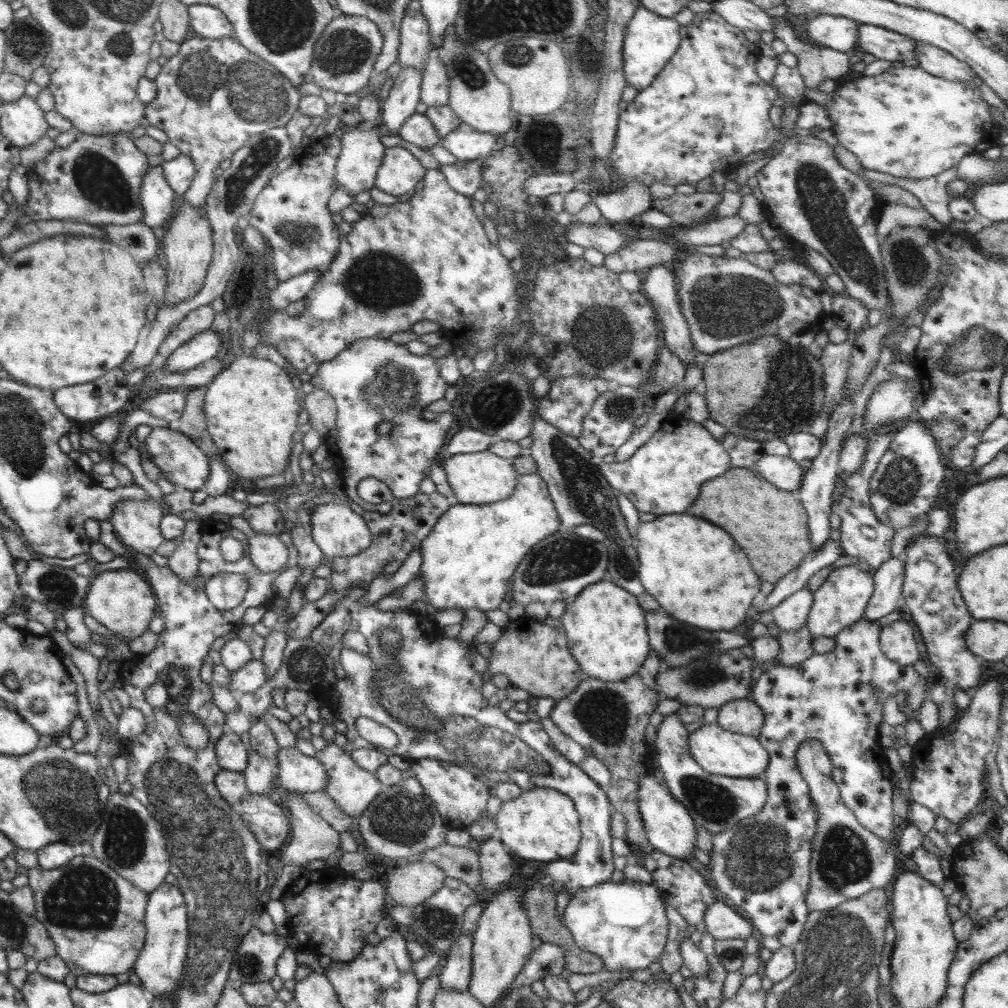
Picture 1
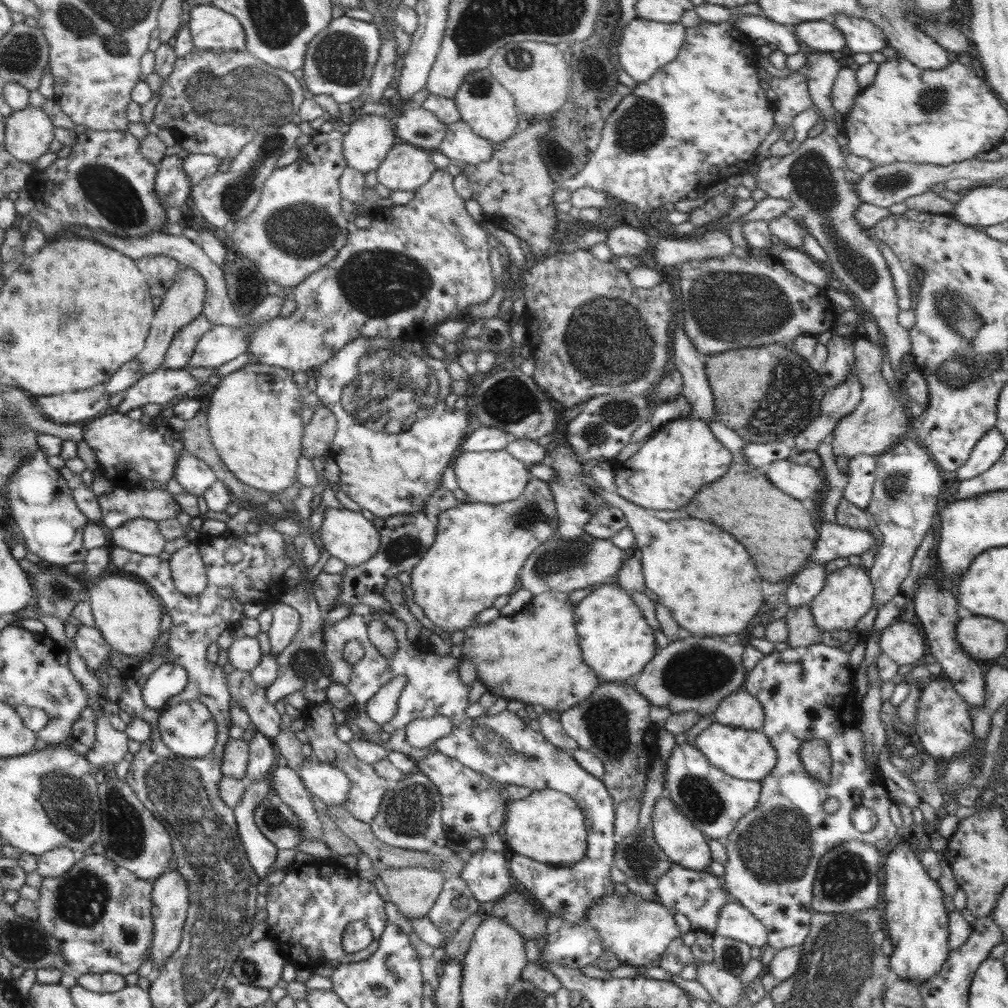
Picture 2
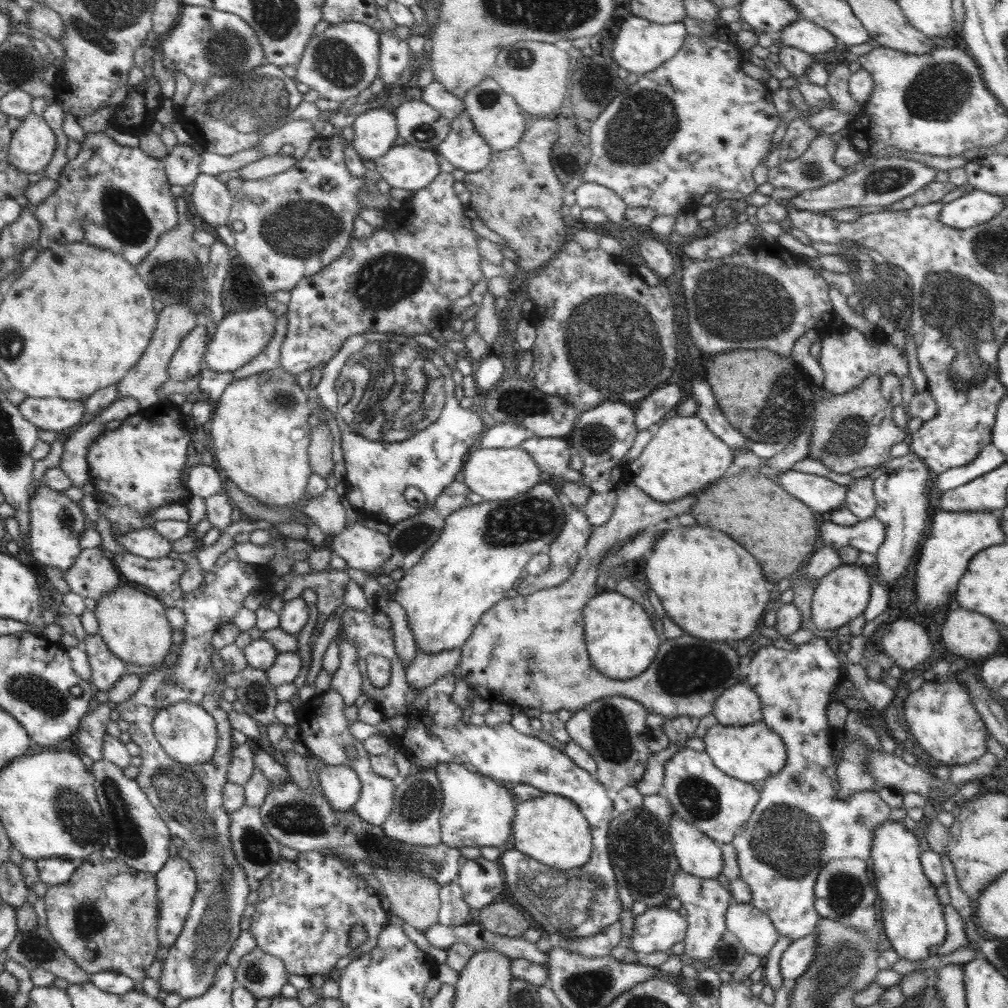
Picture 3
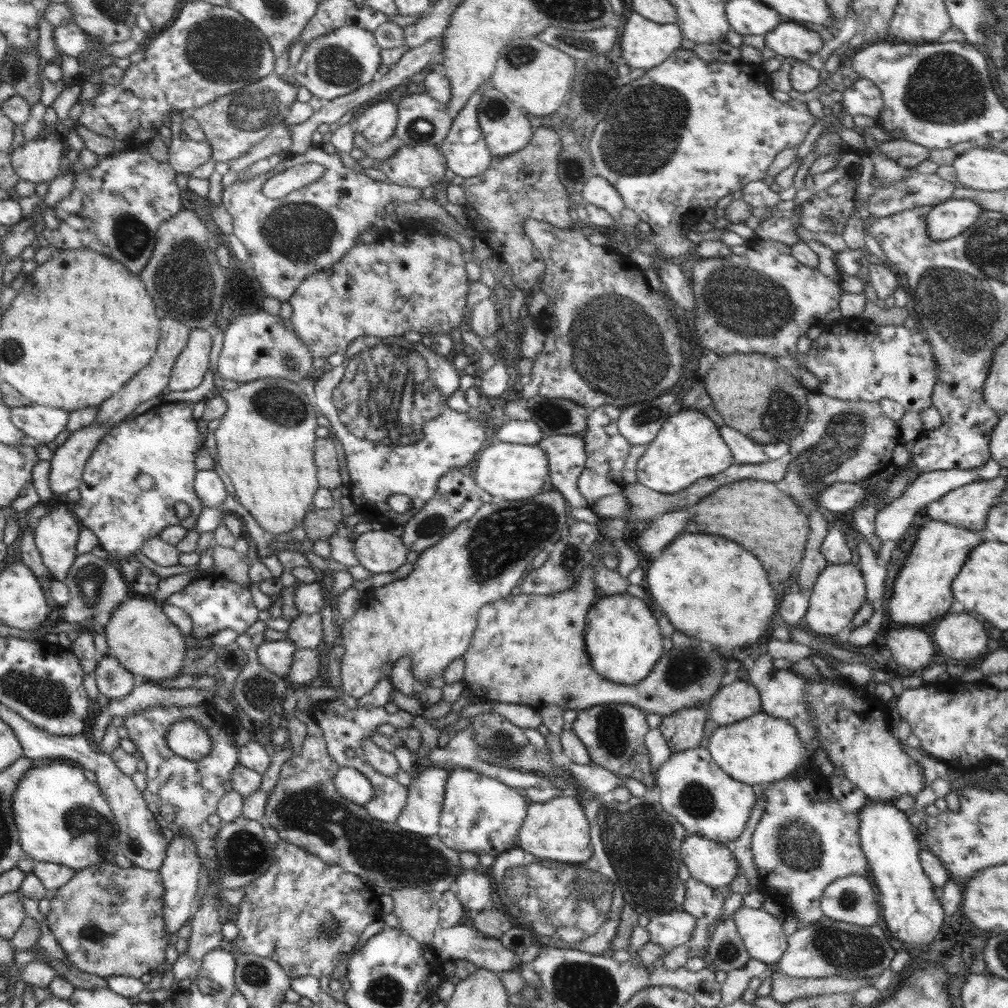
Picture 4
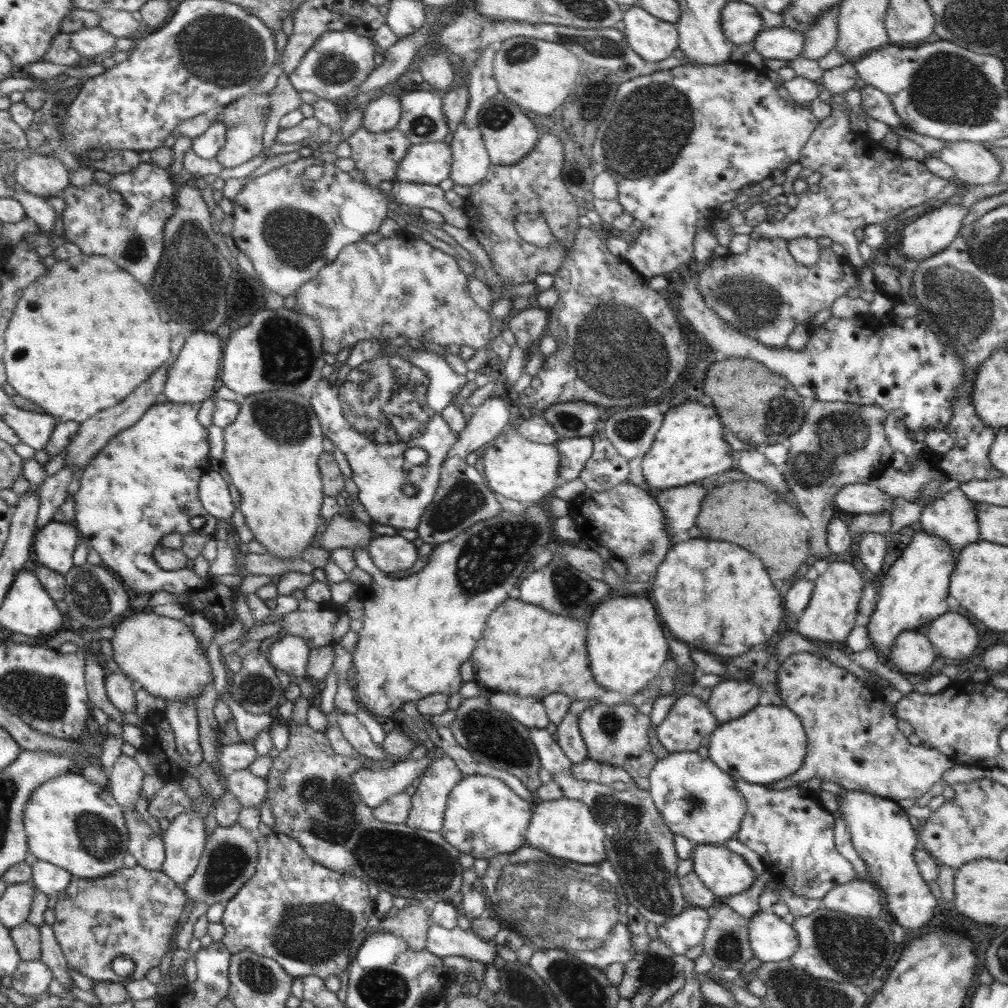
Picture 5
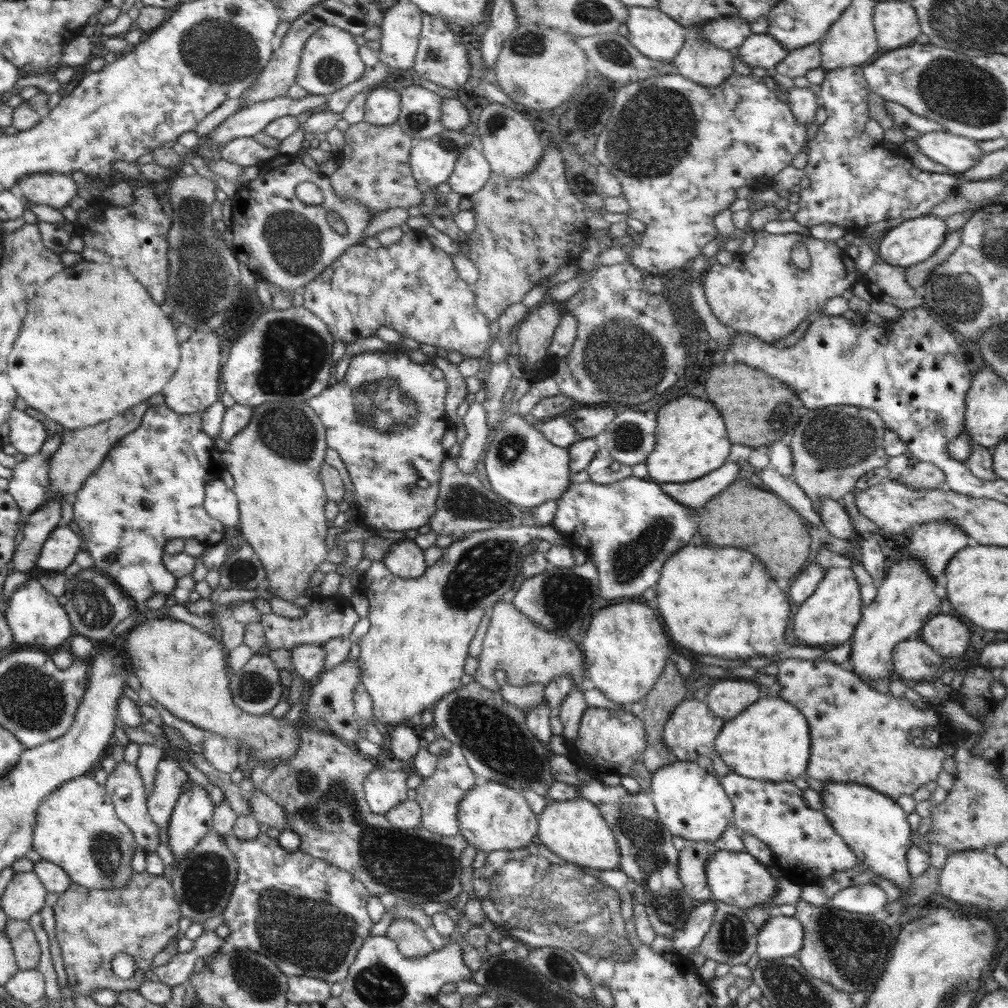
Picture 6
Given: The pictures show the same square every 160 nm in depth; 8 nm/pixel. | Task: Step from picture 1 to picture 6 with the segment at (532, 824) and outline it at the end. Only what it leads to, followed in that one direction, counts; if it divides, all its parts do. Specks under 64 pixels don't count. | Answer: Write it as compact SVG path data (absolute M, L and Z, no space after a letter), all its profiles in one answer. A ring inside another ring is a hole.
M580 796L545 806L538 821L536 841L560 858L583 868L600 868L600 872L620 868L620 849L606 819L592 802Z

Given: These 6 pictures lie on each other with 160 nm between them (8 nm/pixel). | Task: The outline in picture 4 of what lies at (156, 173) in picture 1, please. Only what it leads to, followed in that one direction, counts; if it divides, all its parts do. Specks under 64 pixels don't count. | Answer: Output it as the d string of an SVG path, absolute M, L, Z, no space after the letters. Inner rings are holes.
M176 111L170 113L170 130L172 131L172 143L169 146L167 162L174 170L175 175L188 175L205 162L212 159L211 144L207 140L202 142L194 140L182 140L181 120L183 116Z

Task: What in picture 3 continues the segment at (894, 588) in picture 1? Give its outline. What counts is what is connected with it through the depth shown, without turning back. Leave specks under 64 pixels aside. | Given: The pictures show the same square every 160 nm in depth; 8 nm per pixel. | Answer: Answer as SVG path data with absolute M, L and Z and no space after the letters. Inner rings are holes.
M911 450L905 456L886 459L882 465L873 467L867 473L873 478L873 494L876 498L877 508L874 509L874 518L883 522L885 526L885 539L879 546L876 555L874 570L884 580L884 584L894 584L903 576L912 562L918 542L924 537L926 520L928 520L928 490L932 488L933 474L922 462L922 459Z

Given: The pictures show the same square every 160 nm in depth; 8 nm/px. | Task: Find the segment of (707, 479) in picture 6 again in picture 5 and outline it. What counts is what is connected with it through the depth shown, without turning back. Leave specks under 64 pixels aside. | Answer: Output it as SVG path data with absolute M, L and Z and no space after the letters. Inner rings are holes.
M694 483L686 486L667 487L664 491L656 491L656 503L660 505L665 516L667 532L671 536L684 537L696 522L696 516L700 514L700 502L706 496L704 486L694 486Z

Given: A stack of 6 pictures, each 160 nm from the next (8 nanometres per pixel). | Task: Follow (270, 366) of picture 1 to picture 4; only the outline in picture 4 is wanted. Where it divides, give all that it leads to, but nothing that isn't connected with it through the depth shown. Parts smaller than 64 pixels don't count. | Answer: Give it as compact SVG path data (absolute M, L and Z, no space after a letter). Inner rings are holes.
M274 378L239 384L236 390L222 389L219 396L226 401L228 412L214 432L218 444L217 459L232 480L236 500L266 532L284 534L298 528L304 522L304 516L313 509L314 494L319 487L314 460L318 412L312 398L294 382Z

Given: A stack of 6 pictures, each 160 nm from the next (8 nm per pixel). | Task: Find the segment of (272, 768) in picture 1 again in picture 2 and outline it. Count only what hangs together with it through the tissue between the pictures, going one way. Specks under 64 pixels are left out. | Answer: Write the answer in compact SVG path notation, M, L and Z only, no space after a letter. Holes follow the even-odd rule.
M270 777L257 783L248 781L240 802L233 808L248 862L259 878L270 873L270 868L280 853L280 850L262 834L254 820L256 807L269 796L271 790Z

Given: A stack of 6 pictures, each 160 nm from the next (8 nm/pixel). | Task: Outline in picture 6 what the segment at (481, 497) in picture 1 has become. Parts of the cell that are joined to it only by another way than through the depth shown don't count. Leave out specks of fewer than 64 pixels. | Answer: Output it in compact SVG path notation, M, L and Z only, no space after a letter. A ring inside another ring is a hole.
M510 404L511 416L504 416L500 427L492 430L485 451L486 476L495 494L515 506L531 510L548 500L558 501L572 484L570 455L567 448L550 443L529 418L520 415L516 404Z

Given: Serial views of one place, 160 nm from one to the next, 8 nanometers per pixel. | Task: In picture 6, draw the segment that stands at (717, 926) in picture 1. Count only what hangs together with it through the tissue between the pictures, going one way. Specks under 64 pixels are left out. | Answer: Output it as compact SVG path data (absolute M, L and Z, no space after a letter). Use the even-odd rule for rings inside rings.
M790 916L770 917L759 929L756 951L761 959L794 957L802 948L804 929L796 918Z

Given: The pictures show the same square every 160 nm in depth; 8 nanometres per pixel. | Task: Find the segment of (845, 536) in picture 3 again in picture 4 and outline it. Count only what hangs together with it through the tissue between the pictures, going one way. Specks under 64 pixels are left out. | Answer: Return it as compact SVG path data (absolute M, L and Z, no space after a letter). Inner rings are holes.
M990 459L986 461L986 464L982 464L974 470L964 469L952 469L952 470L933 470L932 472L922 473L920 472L909 484L907 492L904 495L900 495L896 501L888 504L885 509L879 510L875 516L875 535L881 540L882 543L886 540L893 540L898 542L904 536L904 533L910 524L915 519L919 518L919 515L924 511L924 508L934 502L934 500L940 500L942 496L948 494L959 486L964 486L969 482L976 481L977 479L993 479L999 475L1001 466L994 460Z

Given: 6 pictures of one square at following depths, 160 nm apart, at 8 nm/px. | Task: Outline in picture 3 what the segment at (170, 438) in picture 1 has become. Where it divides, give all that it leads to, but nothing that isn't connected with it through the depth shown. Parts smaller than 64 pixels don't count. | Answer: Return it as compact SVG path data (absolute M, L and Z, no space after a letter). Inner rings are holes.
M196 465L189 467L186 483L192 496L199 496L205 500L224 491L224 476L216 466Z

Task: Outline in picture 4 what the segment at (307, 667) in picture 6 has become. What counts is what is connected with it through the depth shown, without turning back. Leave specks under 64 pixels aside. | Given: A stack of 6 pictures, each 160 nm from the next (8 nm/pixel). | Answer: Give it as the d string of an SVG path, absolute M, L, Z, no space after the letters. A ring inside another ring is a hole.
M291 640L268 641L258 647L258 660L270 671L285 676L298 647Z

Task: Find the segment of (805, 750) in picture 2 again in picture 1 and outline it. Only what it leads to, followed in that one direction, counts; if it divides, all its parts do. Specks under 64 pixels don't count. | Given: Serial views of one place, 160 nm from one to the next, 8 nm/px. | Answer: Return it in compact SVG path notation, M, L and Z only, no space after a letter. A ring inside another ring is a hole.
M805 740L798 748L796 762L803 780L807 782L811 802L817 808L817 829L815 830L812 846L812 856L810 860L810 886L806 894L806 907L810 911L824 911L834 909L848 902L853 898L858 898L872 890L887 888L893 882L898 870L898 862L895 856L894 842L884 842L877 834L871 833L863 827L854 813L842 802L839 788L832 778L832 764L828 753L824 750L824 745L818 740Z

